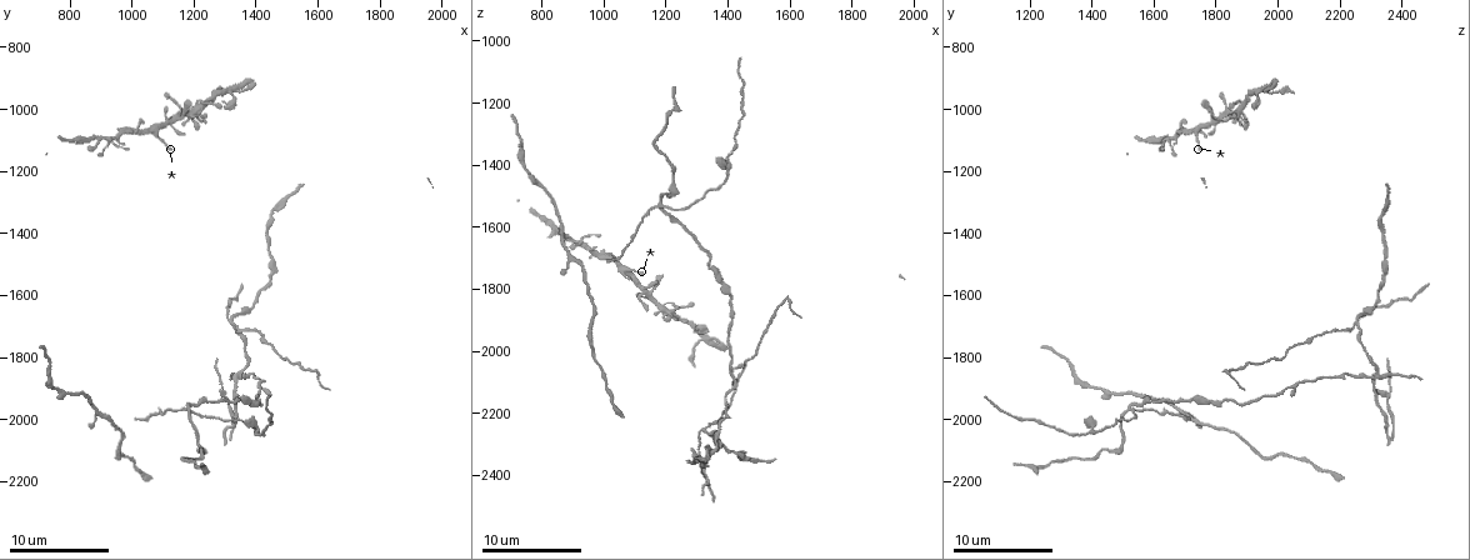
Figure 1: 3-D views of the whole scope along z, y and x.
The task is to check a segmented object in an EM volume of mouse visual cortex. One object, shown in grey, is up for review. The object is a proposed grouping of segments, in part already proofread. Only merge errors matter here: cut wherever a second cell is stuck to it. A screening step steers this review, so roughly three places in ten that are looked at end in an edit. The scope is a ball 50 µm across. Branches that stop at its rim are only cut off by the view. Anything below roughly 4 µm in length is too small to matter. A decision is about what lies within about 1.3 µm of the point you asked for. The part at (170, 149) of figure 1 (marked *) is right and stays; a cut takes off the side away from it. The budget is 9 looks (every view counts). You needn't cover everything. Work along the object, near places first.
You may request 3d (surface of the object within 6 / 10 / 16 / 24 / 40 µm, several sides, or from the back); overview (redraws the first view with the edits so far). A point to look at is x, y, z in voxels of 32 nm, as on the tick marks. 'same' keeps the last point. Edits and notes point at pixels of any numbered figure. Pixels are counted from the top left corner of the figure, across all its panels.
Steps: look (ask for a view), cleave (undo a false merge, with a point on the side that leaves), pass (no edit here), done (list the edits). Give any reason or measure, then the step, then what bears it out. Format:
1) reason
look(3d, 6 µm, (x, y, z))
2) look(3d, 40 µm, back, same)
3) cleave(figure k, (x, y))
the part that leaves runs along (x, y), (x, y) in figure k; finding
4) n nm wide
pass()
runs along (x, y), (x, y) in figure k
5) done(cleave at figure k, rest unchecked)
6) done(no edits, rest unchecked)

four-way junction
look(3d, 6 µm, (1060, 1060, 1750))

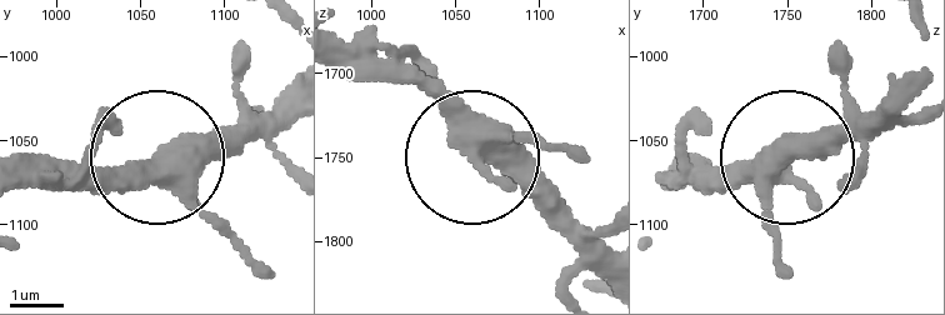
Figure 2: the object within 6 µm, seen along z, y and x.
420 nm wide
pass()
runs along (575, 144), (468, 144), (369, 28) in figure 2; all the same cell

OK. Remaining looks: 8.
looks like a crossing
look(3d, 16 µm, (1180, 1970, 1530))

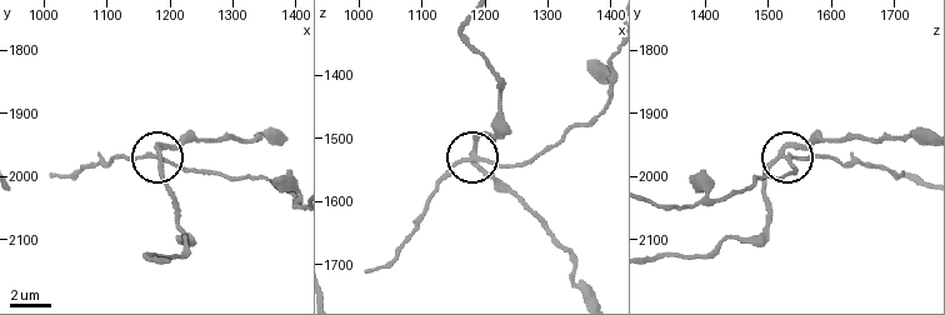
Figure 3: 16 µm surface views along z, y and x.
cleave(figure 3, (135, 158))
the part that leaves runs along (164, 158), (203, 171), (263, 176), (293, 196) in figure 3; a second cell is stuck on

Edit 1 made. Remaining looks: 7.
look(3d, 10 µm, (1420, 1910, 2030))

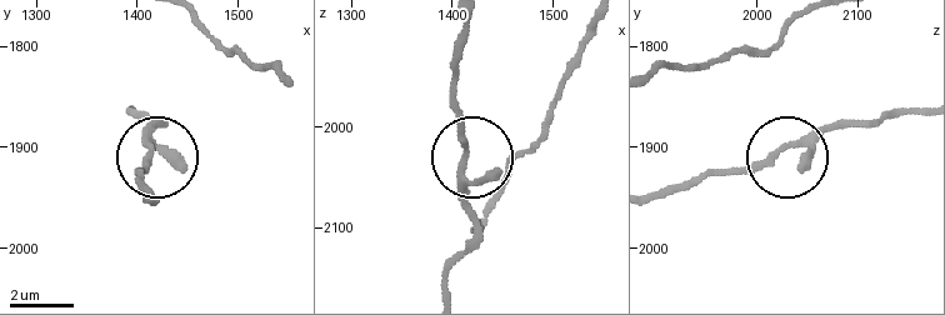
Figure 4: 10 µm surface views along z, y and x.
3 arms
pass()
continuous, no second cell

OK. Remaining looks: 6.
four-way junction
look(3d, 10 µm, (1350, 1860, 2320))

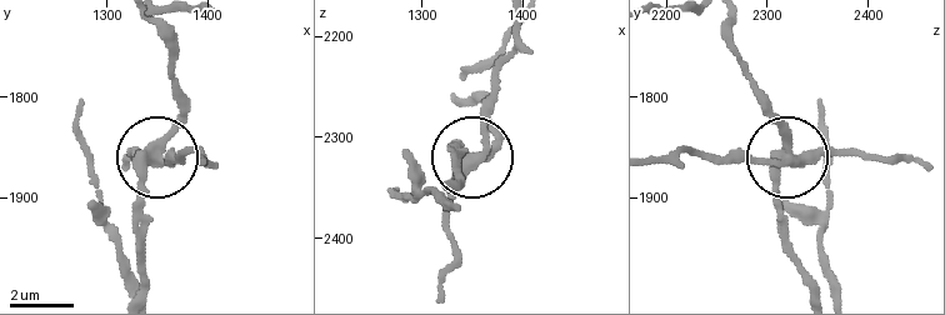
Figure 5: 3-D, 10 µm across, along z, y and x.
4 arms
cleave(figure 5, (181, 115))
the part that leaves runs along (153, 155), (139, 218), (139, 290) in figure 5; a second cell is stuck on

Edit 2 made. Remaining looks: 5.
done(cleave at figure 3, cleave at figure 5, rest unchecked)

